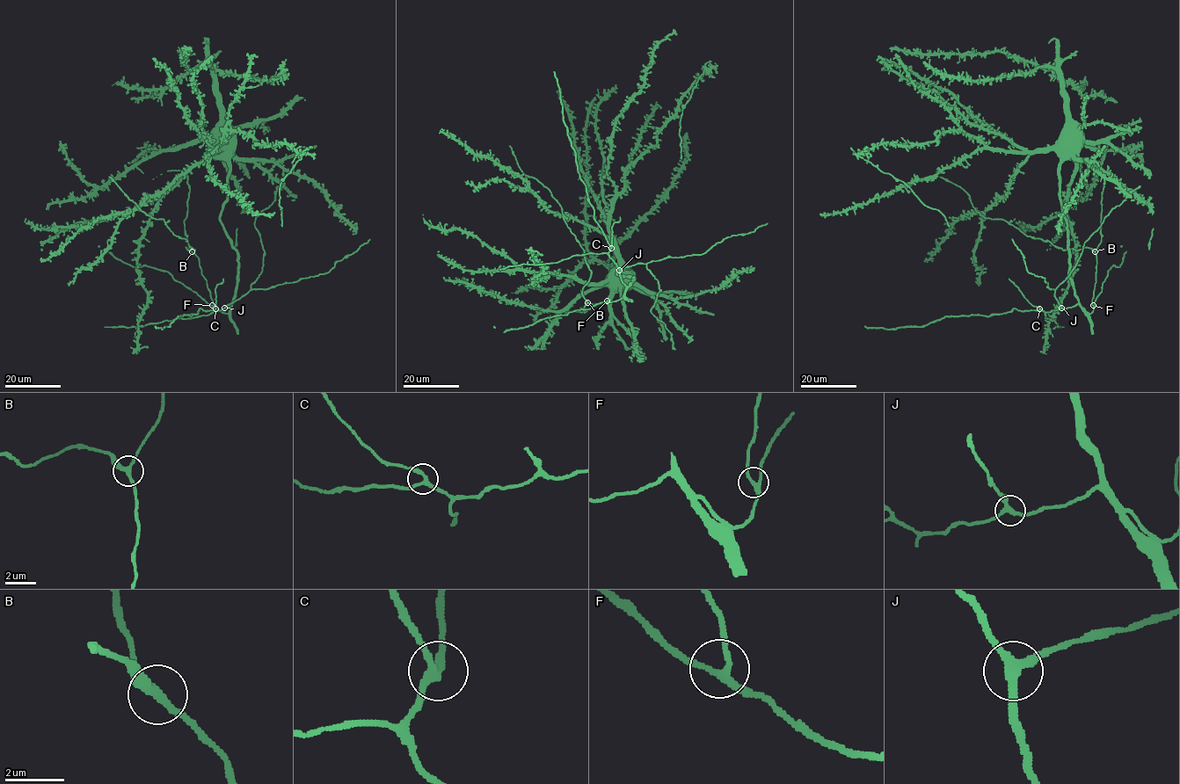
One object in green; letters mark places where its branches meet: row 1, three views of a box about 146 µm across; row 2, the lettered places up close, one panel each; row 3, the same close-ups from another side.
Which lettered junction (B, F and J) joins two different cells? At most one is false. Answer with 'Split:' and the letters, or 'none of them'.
Split: none of them

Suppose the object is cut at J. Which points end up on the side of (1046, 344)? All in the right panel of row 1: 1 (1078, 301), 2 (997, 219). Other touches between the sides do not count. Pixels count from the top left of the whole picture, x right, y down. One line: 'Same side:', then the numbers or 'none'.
Same side: 1, 2

